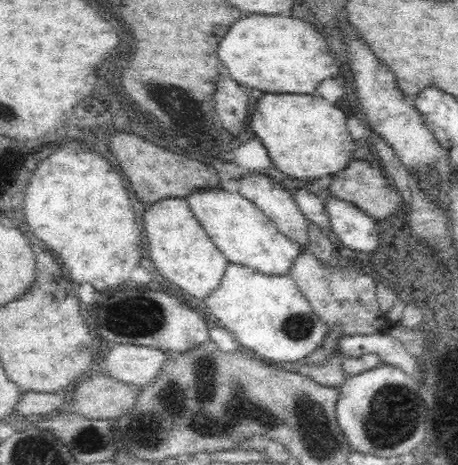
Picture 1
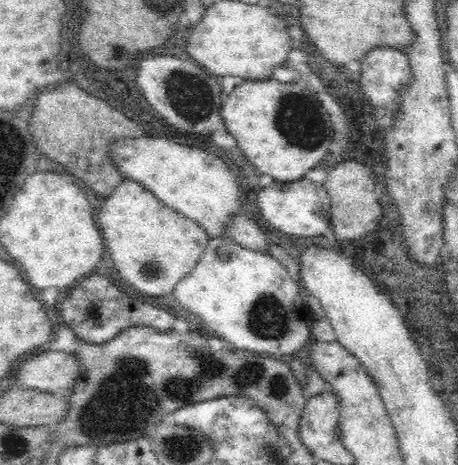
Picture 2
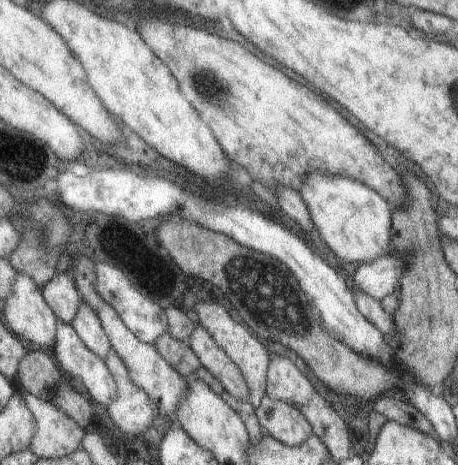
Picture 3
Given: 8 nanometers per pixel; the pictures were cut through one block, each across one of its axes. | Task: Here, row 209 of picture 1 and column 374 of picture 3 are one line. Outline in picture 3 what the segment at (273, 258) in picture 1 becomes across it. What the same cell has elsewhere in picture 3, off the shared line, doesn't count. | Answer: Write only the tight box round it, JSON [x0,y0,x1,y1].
[297,172,393,264]

